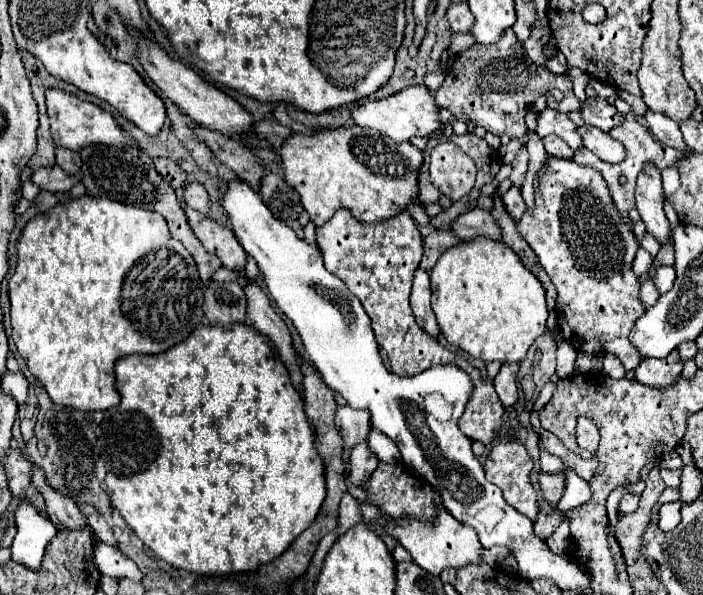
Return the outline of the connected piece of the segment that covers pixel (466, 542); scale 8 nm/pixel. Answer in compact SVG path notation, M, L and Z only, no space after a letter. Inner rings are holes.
M402 521L398 525L388 525L388 523L380 523L380 525L386 525L388 533L394 535L398 539L398 543L402 543L406 547L406 551L412 555L414 563L420 565L422 569L426 569L430 575L440 575L442 569L446 569L446 567L462 567L466 563L476 563L482 557L486 559L488 565L500 565L504 561L504 557L508 555L508 549L504 549L504 547L484 549L480 545L476 533L462 523L418 525L418 523Z

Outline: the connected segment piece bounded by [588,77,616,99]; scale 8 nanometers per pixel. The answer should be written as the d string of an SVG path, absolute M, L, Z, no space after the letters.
M590 77L590 83L588 83L588 87L590 87L590 89L594 89L594 91L596 91L600 97L604 97L604 99L616 93L616 89L614 89L614 87L606 85L604 81L596 81L594 77Z

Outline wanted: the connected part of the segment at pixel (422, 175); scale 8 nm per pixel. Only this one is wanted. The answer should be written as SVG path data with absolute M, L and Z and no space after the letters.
M424 153L424 157L424 162L418 173L418 195L416 195L416 201L418 203L434 203L434 201L439 199L441 193L429 180L430 155Z

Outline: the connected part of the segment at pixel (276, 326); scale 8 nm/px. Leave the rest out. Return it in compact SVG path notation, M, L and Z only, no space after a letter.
M250 281L250 285L244 291L246 291L246 297L248 297L248 317L250 317L252 325L260 333L264 333L264 335L268 335L272 339L272 345L278 351L278 357L284 361L284 365L290 371L292 385L300 393L304 393L304 387L302 387L304 373L300 369L300 357L298 357L298 353L294 349L292 335L290 335L286 323L272 309L270 299L266 297L266 293L260 291L260 287L254 281Z

